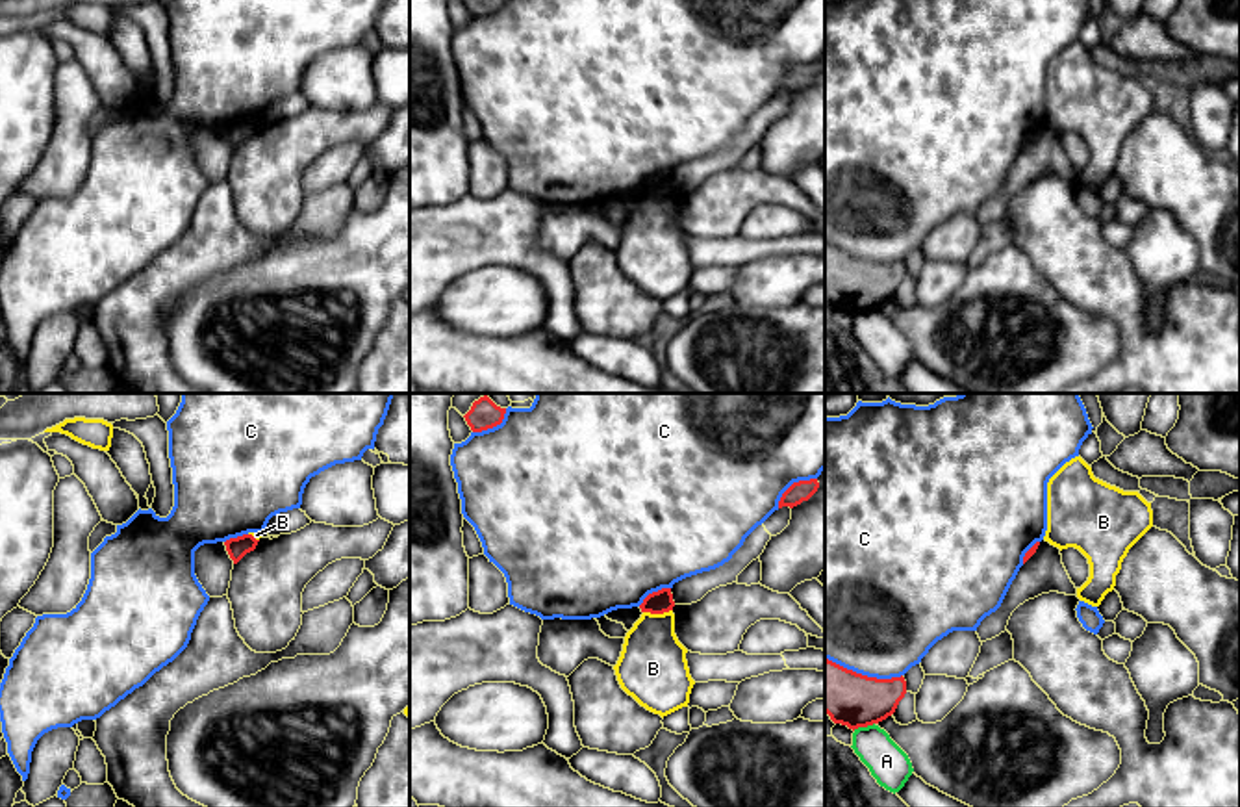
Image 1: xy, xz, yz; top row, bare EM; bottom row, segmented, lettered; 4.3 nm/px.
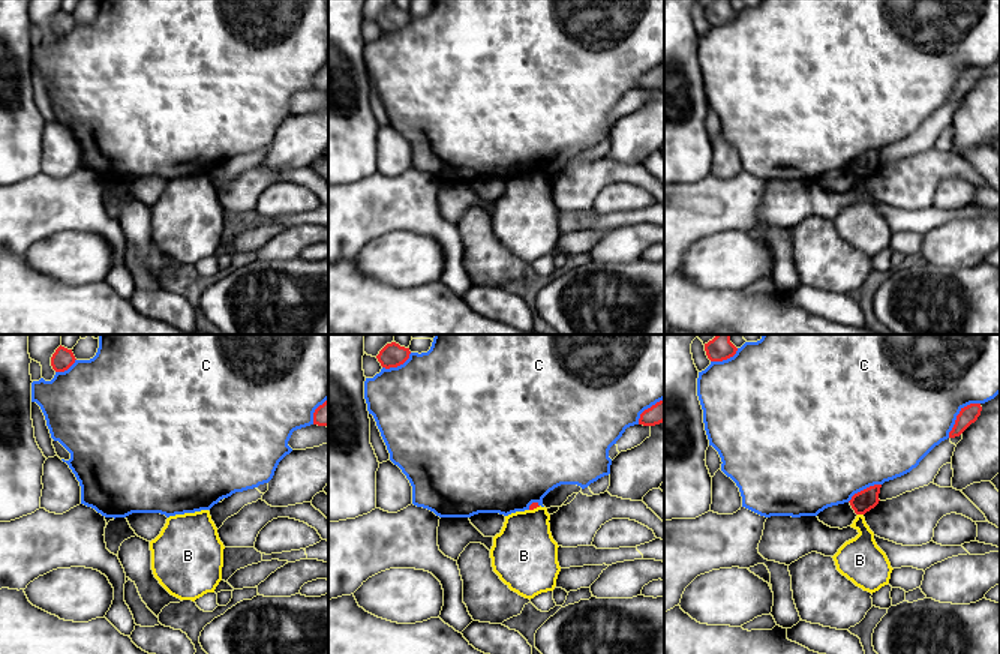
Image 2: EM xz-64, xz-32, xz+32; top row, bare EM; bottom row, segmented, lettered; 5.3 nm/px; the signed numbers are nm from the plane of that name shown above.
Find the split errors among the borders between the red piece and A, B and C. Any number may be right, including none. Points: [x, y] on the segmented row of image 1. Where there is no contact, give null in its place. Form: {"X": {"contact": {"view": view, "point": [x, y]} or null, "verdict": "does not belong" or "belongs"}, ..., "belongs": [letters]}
{"A": {"contact": {"view": "yz", "point": [862, 726]}, "verdict": "does not belong"}, "B": {"contact": {"view": "xz", "point": [657, 613]}, "verdict": "does not belong"}, "C": {"contact": {"view": "yz", "point": [864, 676]}, "verdict": "does not belong"}, "belongs": []}

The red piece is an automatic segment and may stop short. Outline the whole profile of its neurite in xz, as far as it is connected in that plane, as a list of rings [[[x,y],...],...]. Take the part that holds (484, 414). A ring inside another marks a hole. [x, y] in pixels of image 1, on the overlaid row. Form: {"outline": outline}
{"outline": [[[487,395],[473,403],[463,416],[473,432],[482,432],[502,423],[506,408],[497,406]]]}

